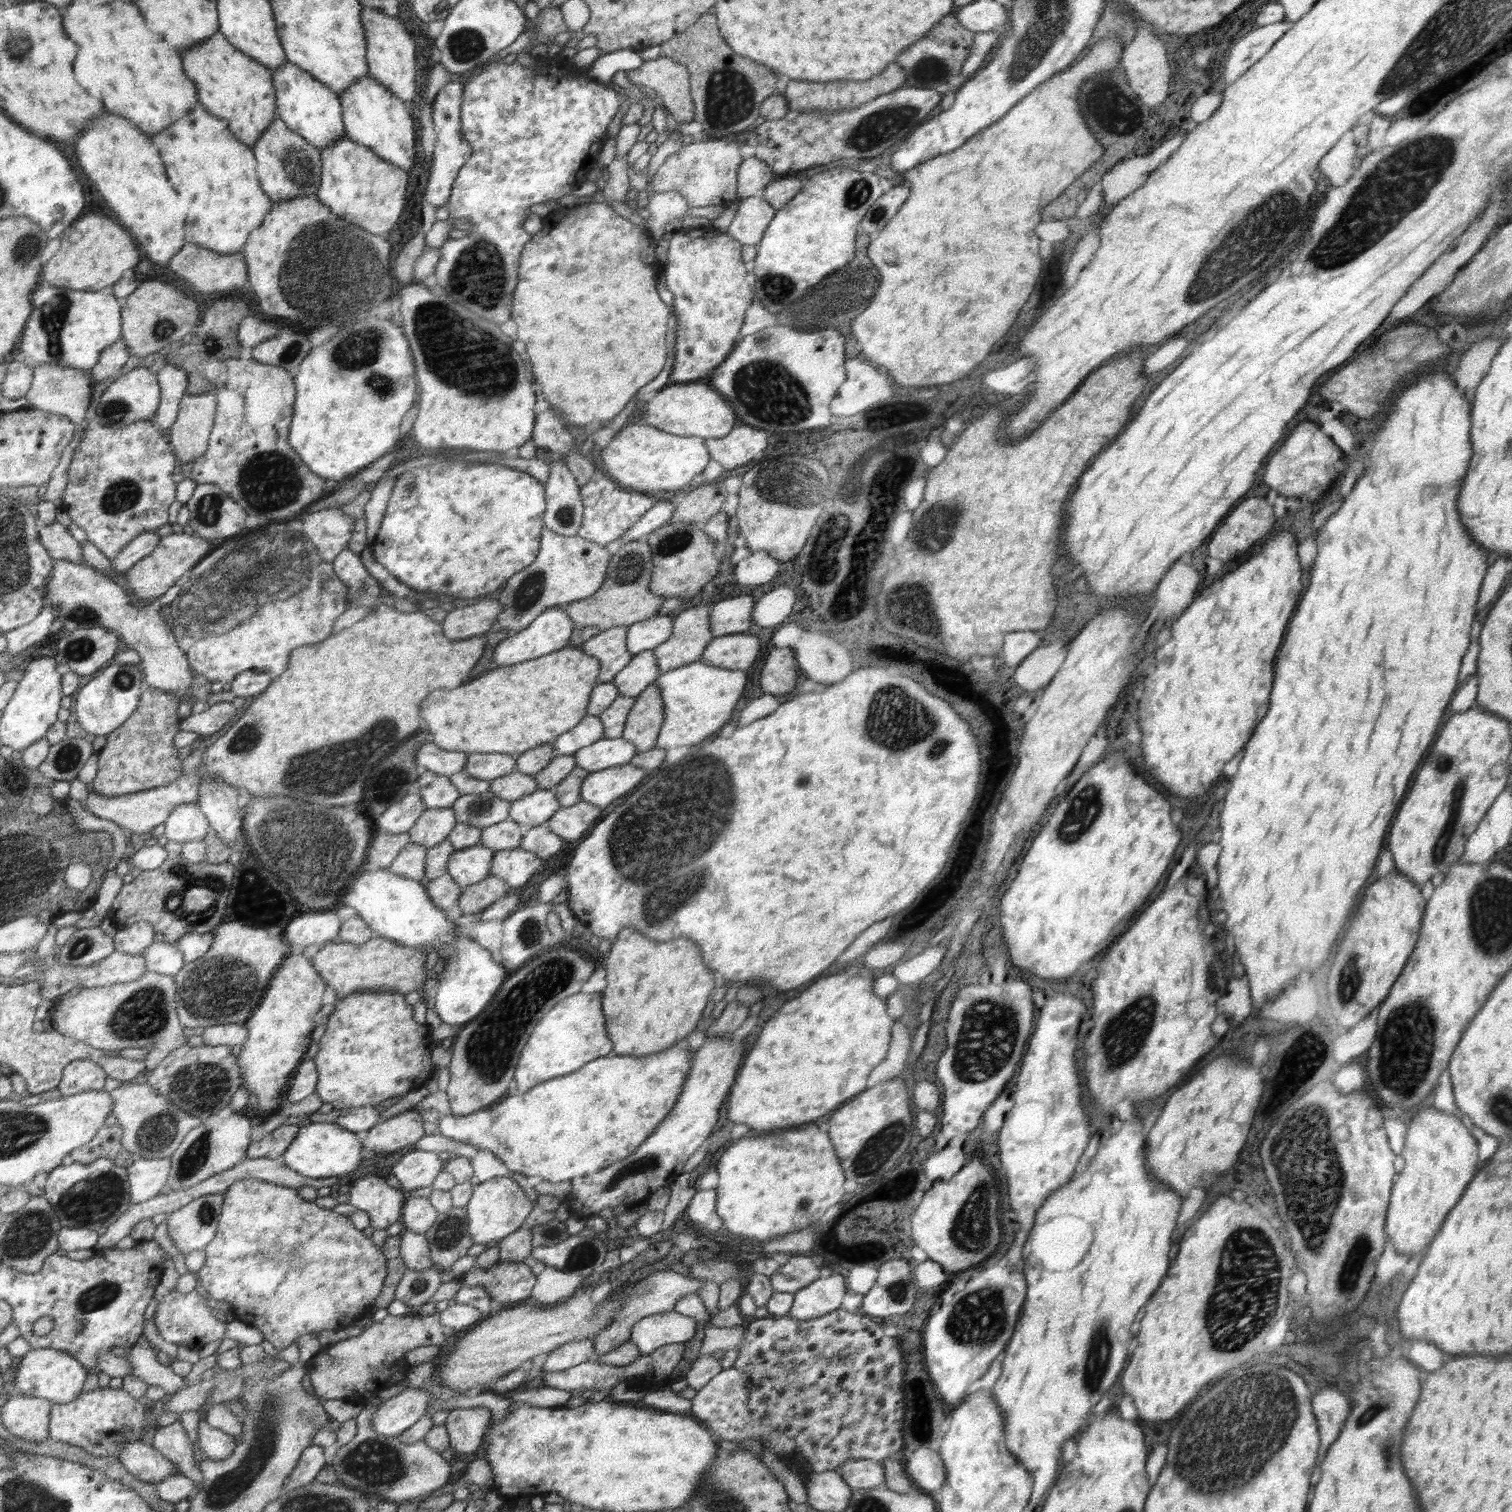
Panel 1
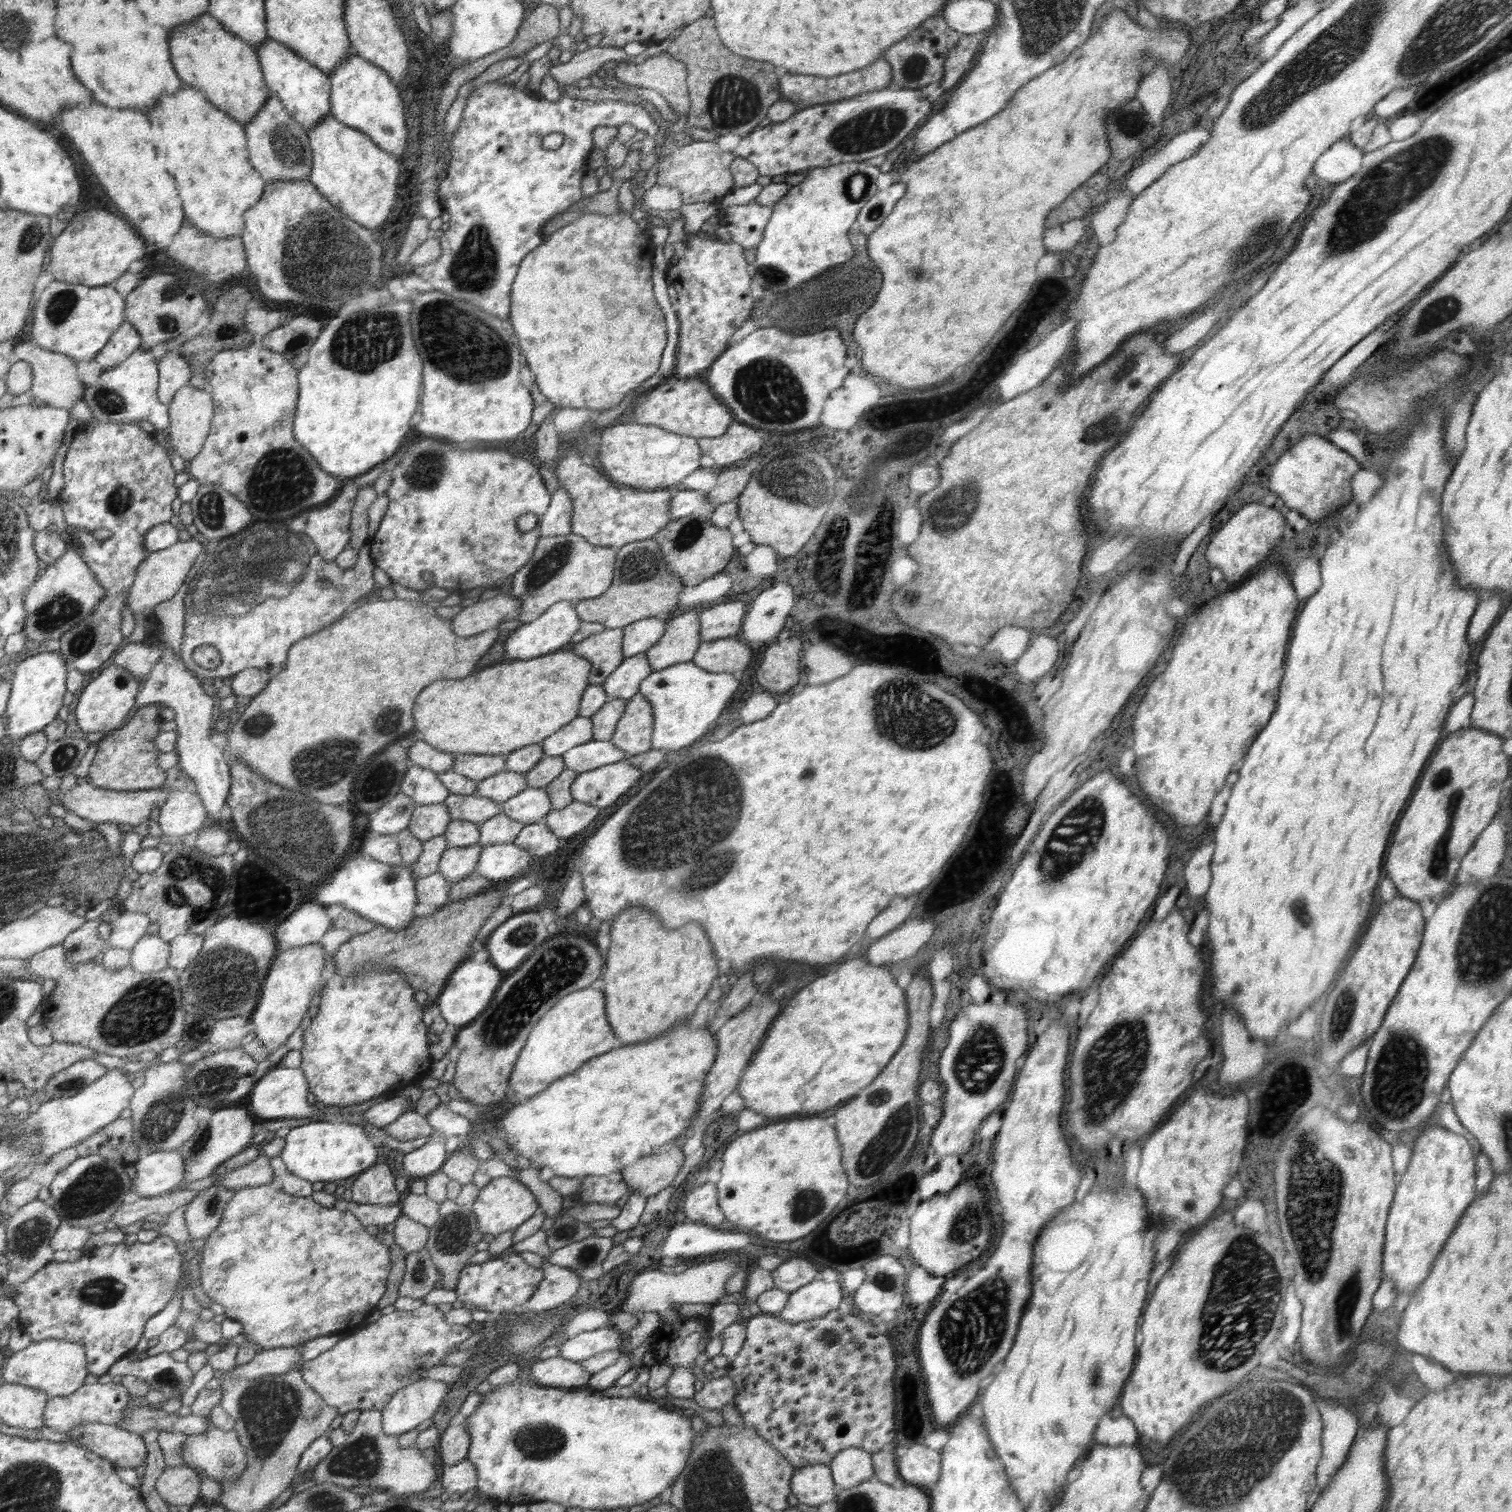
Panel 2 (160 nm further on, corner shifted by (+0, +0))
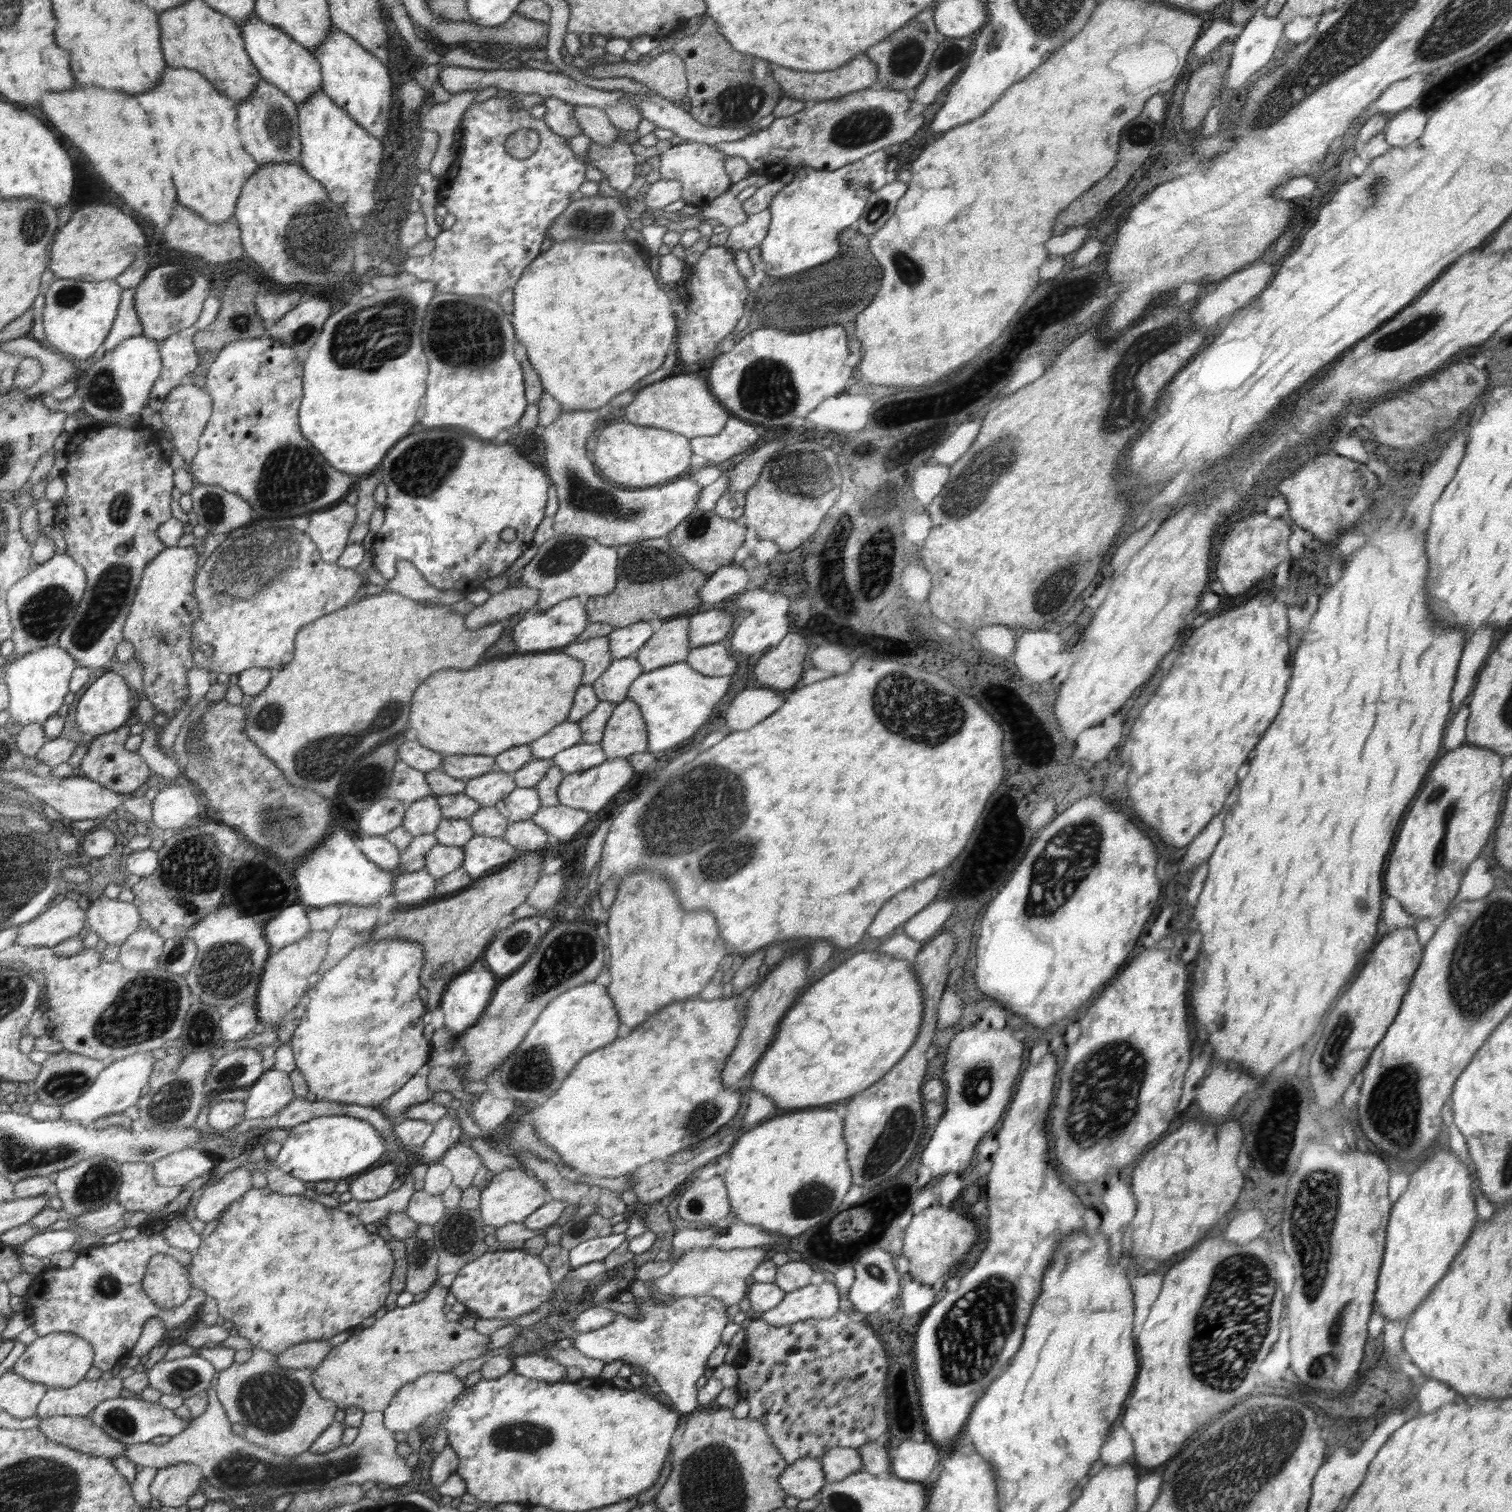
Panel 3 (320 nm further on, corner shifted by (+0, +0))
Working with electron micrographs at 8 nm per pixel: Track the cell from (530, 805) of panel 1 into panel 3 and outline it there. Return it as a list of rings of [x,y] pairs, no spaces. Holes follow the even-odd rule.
[[[516,787],[495,804],[496,810],[510,823],[530,819],[542,807],[535,787]]]

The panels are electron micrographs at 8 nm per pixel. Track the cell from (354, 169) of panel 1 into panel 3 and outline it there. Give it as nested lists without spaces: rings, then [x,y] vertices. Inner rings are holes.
[[[323,89],[298,106],[299,130],[303,144],[303,156],[299,163],[312,178],[319,179],[327,187],[332,202],[350,216],[368,214],[374,206],[374,184],[380,176],[384,148],[381,140],[358,126],[351,115],[336,106],[335,101]]]

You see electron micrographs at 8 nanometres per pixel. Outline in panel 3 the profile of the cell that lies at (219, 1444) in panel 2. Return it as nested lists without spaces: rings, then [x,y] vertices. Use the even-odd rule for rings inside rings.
[[[214,1388],[206,1390],[209,1396],[207,1409],[180,1434],[171,1437],[165,1445],[151,1442],[127,1444],[124,1456],[143,1467],[164,1469],[173,1465],[197,1465],[208,1484],[225,1492],[226,1496],[278,1498],[285,1494],[296,1495],[309,1491],[334,1489],[345,1485],[362,1485],[374,1481],[381,1487],[402,1486],[412,1480],[412,1468],[398,1454],[394,1433],[383,1422],[383,1411],[363,1414],[357,1437],[348,1445],[326,1454],[306,1452],[296,1458],[284,1458],[271,1450],[248,1442],[235,1435],[230,1428],[227,1411],[217,1398]]]

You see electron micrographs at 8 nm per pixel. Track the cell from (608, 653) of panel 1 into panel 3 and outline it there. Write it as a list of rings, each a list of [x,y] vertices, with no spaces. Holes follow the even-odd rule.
[[[606,636],[580,642],[578,639],[567,646],[563,653],[585,663],[583,684],[591,685],[611,666],[614,657],[611,654],[611,642]]]

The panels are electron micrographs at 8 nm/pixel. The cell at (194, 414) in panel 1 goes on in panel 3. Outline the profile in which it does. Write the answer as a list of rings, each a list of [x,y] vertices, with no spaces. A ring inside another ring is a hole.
[[[185,381],[183,384],[176,385],[165,397],[161,409],[158,411],[161,416],[166,434],[174,444],[177,452],[183,456],[187,466],[189,466],[198,452],[198,441],[207,420],[212,414],[212,402],[210,396],[204,392],[204,388],[196,388],[196,385]]]

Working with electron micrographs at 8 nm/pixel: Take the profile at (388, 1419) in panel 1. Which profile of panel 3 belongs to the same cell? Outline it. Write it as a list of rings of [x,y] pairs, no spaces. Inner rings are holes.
[[[428,1373],[418,1380],[404,1385],[395,1394],[391,1404],[383,1410],[383,1422],[388,1430],[395,1432],[418,1431],[418,1426],[425,1418],[438,1412],[444,1412],[452,1402],[456,1401],[459,1394],[466,1389],[461,1378],[452,1373]]]

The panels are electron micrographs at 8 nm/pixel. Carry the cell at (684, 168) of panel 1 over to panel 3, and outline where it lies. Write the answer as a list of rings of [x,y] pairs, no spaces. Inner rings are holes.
[[[685,141],[680,145],[671,146],[659,157],[660,178],[677,180],[681,184],[681,198],[686,203],[695,203],[703,207],[710,203],[710,200],[718,198],[724,190],[728,190],[727,155],[712,145]]]

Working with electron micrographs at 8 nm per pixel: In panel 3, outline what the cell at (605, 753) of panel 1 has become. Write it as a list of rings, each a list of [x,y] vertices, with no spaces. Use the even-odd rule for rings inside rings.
[[[578,743],[553,756],[553,764],[558,766],[564,775],[589,770],[606,761],[606,753],[598,744]]]

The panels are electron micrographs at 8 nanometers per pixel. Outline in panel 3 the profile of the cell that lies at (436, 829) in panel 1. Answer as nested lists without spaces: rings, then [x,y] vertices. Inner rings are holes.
[[[427,796],[409,803],[401,825],[414,836],[432,834],[443,819],[437,799]]]

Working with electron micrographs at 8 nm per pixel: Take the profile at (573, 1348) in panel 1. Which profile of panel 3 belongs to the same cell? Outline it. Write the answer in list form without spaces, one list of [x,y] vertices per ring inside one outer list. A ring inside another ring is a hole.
[[[671,1296],[670,1302],[659,1299],[652,1302],[639,1304],[641,1317],[638,1320],[617,1310],[610,1324],[579,1334],[572,1340],[572,1346],[588,1358],[606,1363],[622,1360],[642,1376],[654,1376],[655,1389],[662,1390],[672,1400],[677,1411],[688,1416],[688,1412],[698,1408],[696,1380],[705,1375],[706,1362],[718,1348],[722,1330],[730,1322],[726,1314],[727,1304],[713,1296]]]

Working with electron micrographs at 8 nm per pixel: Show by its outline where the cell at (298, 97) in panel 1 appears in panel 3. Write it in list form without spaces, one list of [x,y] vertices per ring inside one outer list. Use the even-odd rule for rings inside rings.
[[[255,14],[240,28],[247,52],[251,61],[259,69],[262,80],[283,90],[295,101],[296,106],[310,100],[314,94],[323,89],[323,72],[319,59],[302,44],[295,42],[286,31],[267,23],[262,24]]]

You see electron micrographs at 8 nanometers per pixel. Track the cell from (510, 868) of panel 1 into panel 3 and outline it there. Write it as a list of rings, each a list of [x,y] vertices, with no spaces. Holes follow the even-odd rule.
[[[474,835],[466,844],[461,846],[465,850],[463,869],[474,879],[497,873],[506,863],[518,858],[520,853],[502,837]]]

